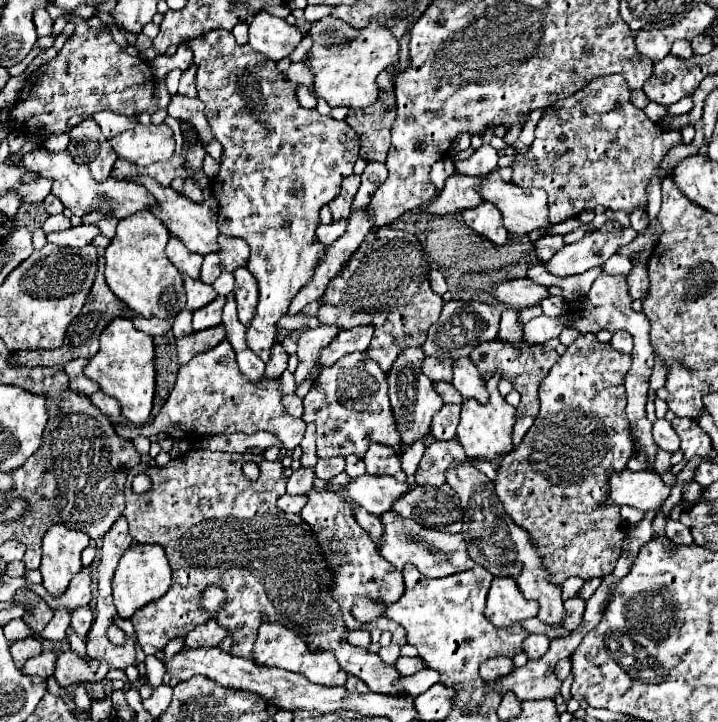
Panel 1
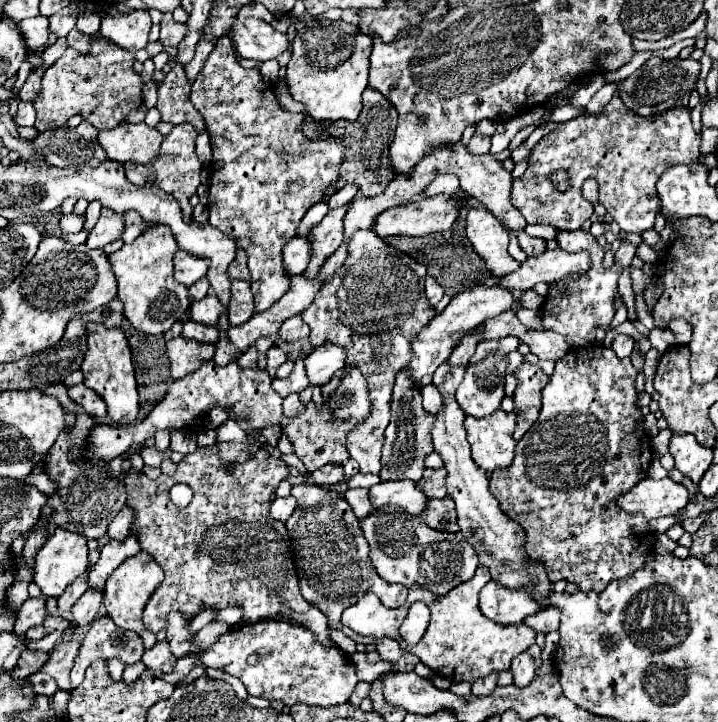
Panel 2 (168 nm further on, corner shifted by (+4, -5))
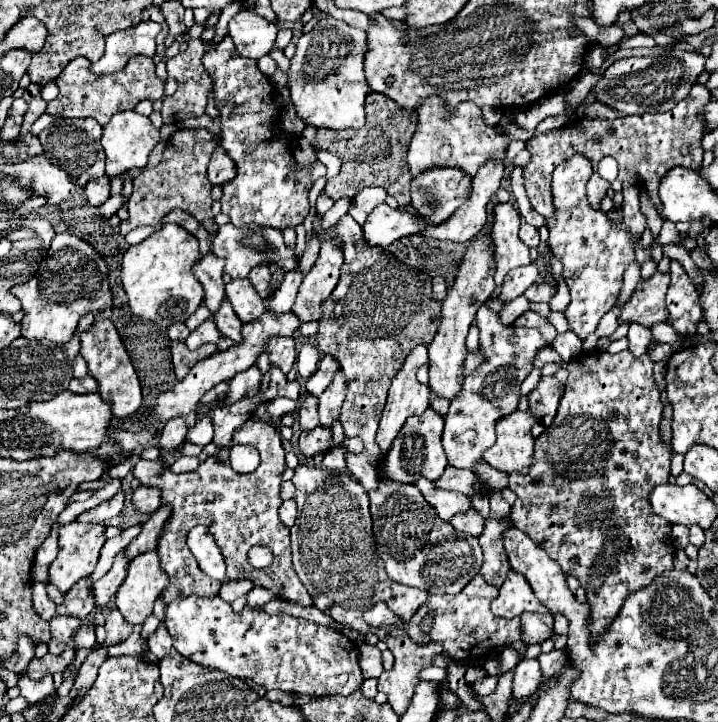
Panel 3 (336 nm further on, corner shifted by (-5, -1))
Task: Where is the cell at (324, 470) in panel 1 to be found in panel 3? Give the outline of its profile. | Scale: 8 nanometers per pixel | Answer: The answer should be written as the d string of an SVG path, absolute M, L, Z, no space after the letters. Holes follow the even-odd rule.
M336 446L336 448L328 450L324 454L322 466L326 470L346 470L346 448L344 446Z

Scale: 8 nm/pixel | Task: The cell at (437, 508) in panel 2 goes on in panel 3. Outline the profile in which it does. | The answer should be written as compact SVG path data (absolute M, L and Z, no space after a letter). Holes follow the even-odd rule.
M470 508L470 512L466 512L466 516L454 516L452 526L470 536L480 536L484 530L484 518L474 508Z

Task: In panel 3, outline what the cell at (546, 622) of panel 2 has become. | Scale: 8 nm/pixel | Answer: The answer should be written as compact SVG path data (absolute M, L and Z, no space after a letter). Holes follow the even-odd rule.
M524 612L520 616L522 620L522 640L524 644L542 644L544 640L548 640L554 630L552 630L552 622L554 622L554 616L548 612L548 614L530 614L530 612Z

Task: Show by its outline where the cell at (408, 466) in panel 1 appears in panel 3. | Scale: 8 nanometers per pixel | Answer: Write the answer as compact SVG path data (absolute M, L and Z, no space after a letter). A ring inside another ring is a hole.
M485 461L478 463L475 473L485 489L497 492L508 487L508 475L492 468Z

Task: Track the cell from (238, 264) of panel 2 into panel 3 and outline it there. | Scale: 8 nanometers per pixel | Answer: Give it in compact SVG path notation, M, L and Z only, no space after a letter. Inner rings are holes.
M256 268L254 272L250 272L250 282L254 284L254 288L256 288L256 292L262 296L262 298L266 298L268 296L268 288L270 288L270 268Z

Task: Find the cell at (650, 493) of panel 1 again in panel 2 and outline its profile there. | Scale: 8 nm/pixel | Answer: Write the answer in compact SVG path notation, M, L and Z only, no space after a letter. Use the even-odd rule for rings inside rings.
M645 478L637 482L629 492L617 496L617 506L625 512L641 512L645 518L661 518L677 514L689 502L687 488L669 478L653 480Z

